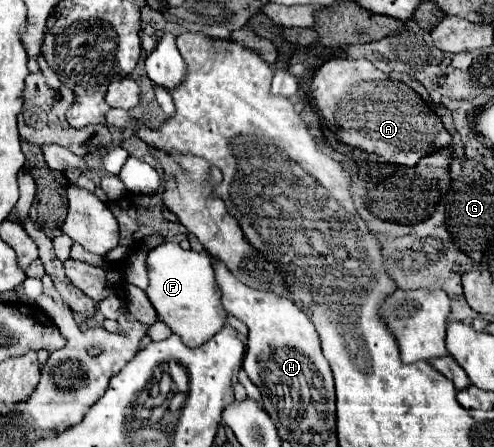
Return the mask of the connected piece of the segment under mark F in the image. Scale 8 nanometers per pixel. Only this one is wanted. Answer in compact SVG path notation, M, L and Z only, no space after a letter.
M178 242L156 246L148 254L148 278L150 284L146 296L152 302L158 320L164 322L172 330L172 334L180 336L186 346L202 346L226 326L228 312L222 308L212 258L206 252L198 254L194 250L182 250Z

